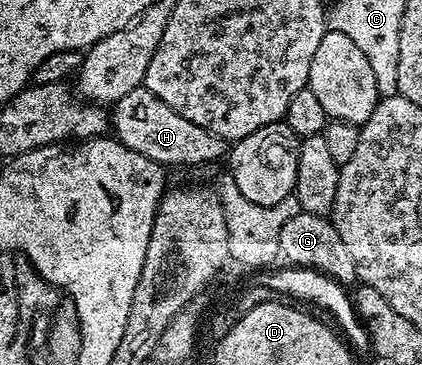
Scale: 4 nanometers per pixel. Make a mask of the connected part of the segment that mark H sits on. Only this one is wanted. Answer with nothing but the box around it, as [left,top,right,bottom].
[109,87,228,168]

